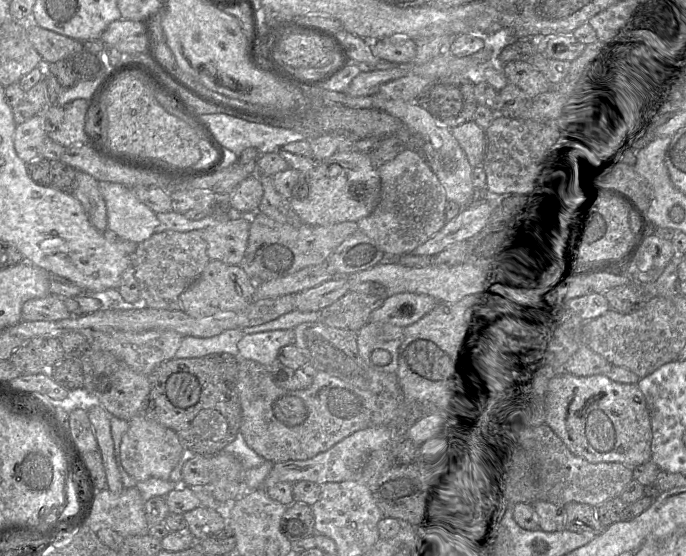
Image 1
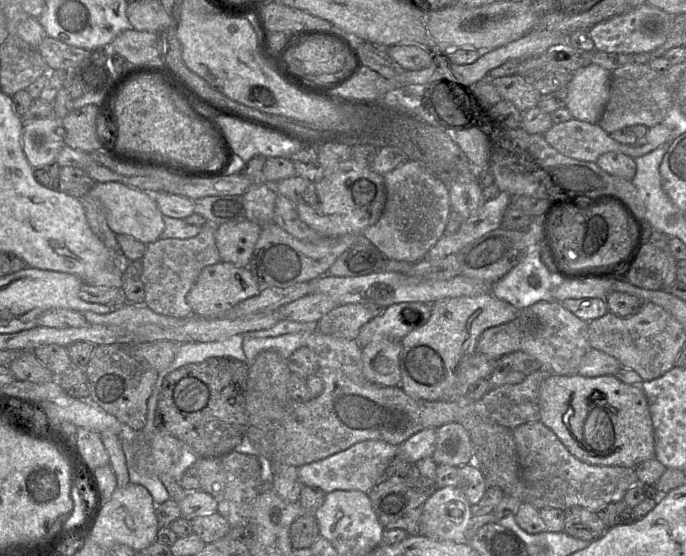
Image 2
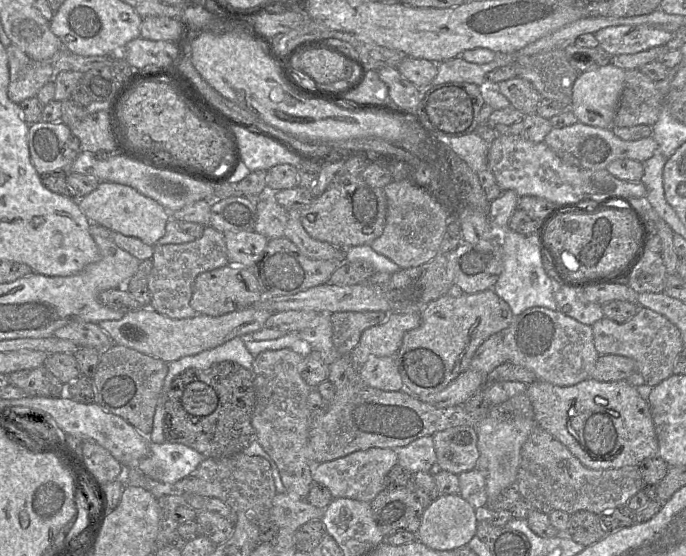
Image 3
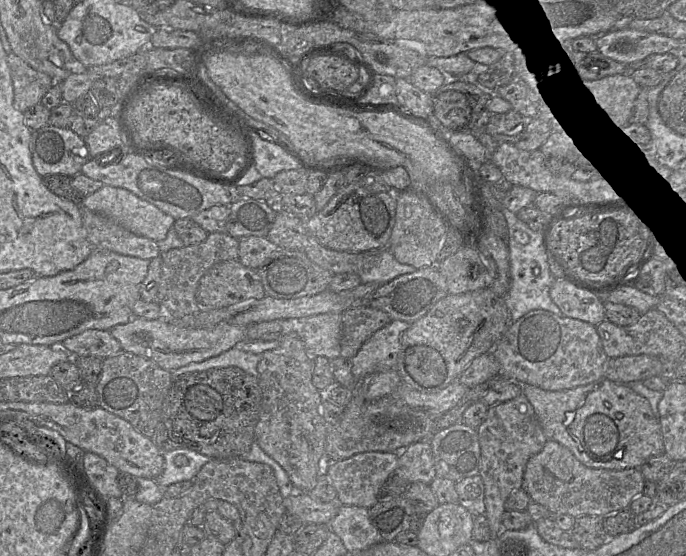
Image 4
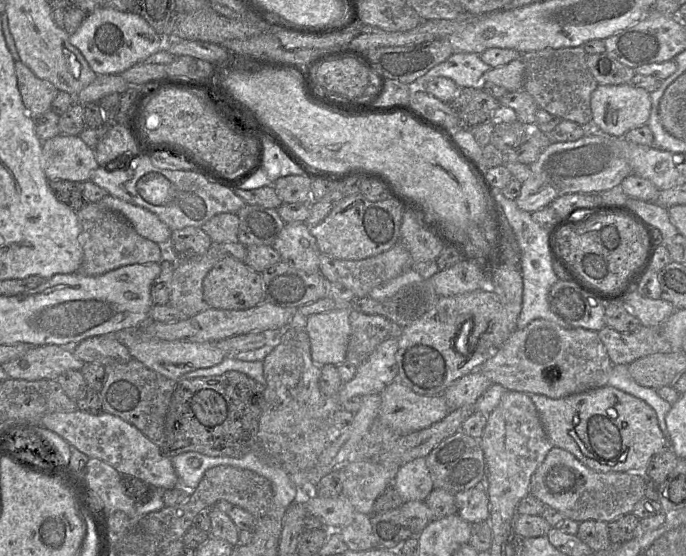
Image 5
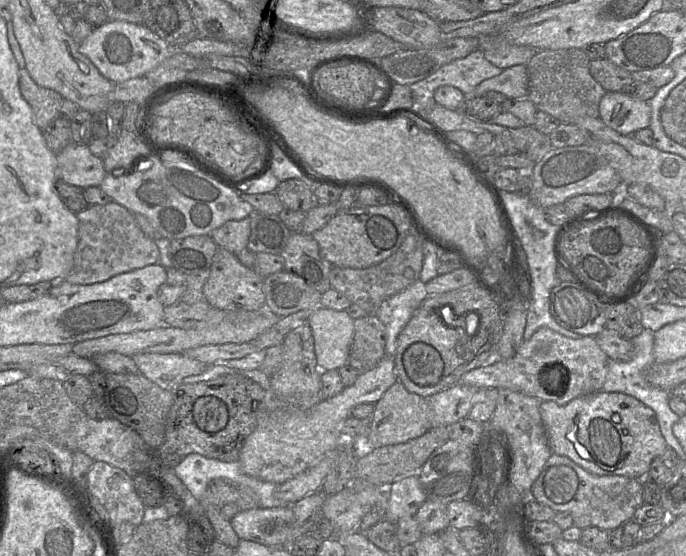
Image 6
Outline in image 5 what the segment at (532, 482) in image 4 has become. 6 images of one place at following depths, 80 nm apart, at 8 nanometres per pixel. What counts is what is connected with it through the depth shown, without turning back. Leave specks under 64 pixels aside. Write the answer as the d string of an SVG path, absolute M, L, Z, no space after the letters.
M552 447L531 477L529 493L543 504L577 522L597 520L606 523L632 513L635 504L645 497L646 477L642 472L596 472L570 452Z

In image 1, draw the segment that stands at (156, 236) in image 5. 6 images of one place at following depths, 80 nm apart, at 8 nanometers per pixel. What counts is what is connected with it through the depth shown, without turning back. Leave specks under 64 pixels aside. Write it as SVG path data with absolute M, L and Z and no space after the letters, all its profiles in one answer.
M99 182L99 190L106 203L108 233L110 235L138 245L155 233L155 228L159 225L156 213L141 202L131 189L118 183Z

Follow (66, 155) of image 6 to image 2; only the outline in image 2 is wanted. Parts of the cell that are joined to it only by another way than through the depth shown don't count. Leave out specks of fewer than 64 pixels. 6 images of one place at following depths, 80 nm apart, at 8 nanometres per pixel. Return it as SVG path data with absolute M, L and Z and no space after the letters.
M52 116L24 122L23 151L34 169L54 164L65 146L60 120Z

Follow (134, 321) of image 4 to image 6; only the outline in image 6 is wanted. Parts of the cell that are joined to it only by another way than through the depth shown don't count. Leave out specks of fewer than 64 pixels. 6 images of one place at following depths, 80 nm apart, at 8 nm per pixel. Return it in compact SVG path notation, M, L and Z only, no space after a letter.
M138 353L130 357L144 376L173 395L184 378L199 374L209 366L183 353Z

